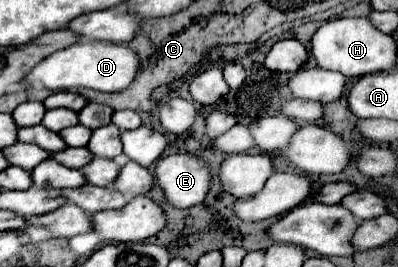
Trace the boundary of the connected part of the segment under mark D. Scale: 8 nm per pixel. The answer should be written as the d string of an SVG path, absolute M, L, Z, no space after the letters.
M86 40L74 44L66 50L54 52L52 56L44 58L32 72L26 76L26 84L40 80L48 90L80 90L80 88L94 88L100 92L120 92L126 90L140 68L138 54L128 48L126 44L112 44L100 40Z

